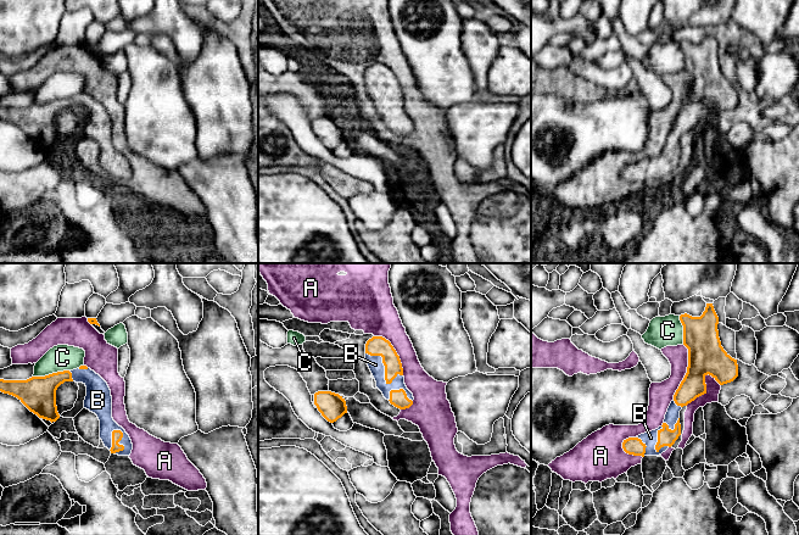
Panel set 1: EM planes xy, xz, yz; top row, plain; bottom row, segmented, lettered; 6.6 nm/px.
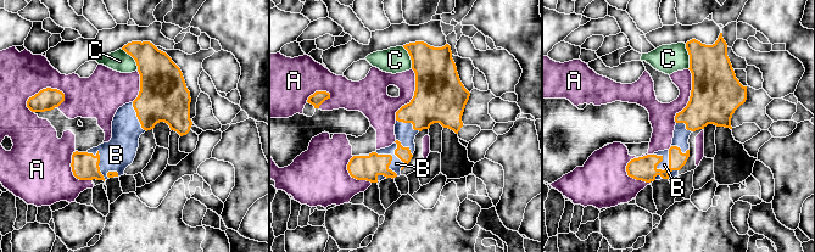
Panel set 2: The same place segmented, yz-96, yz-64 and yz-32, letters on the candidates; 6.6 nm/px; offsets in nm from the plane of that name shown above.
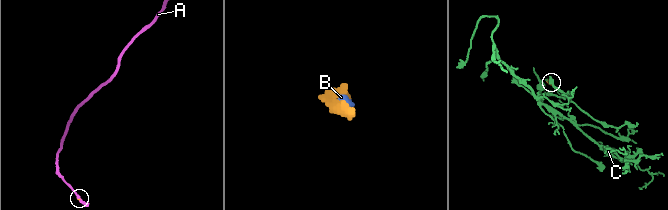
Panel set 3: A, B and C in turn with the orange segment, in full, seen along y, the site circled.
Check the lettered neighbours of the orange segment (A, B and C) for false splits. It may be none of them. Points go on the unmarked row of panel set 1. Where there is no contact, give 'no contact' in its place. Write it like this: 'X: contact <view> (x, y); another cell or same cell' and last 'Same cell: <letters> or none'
A: contact yz (687, 99); another cell
B: contact xz (385, 96); same cell
C: contact xy (50, 101); another cell
Same cell: B

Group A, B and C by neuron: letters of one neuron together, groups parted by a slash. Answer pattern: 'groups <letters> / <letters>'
groups A / B / C

